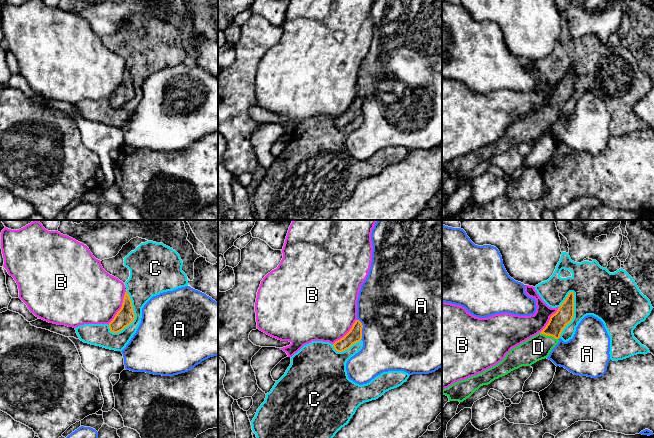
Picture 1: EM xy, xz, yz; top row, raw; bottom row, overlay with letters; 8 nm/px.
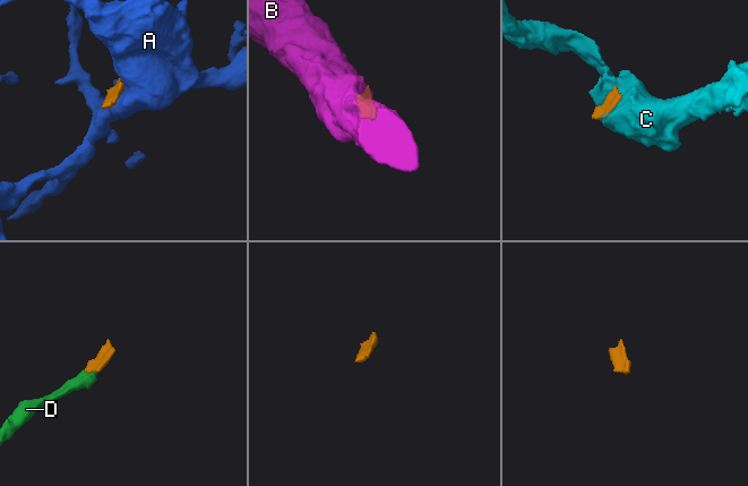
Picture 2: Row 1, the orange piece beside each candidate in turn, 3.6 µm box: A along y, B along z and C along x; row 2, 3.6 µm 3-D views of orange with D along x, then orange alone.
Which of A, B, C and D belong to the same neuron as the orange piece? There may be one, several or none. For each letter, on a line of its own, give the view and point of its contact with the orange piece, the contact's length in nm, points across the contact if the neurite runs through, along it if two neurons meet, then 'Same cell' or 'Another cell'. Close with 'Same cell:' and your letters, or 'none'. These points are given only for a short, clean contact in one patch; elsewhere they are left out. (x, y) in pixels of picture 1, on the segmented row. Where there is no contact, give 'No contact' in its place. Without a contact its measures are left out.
A: Touches orange at xz (361, 329). Shared border 170 nm. Boundary: xz (357, 319), (362, 325), (361, 339). Another cell
B: Touches orange at xy (121, 308). Shared border 300 nm. Another cell
C: Touches orange at yz (573, 314). Shared border 400 nm. Another cell
D: Touches orange at yz (549, 335). Shared border 160 nm. Path across: yz (565, 313), (549, 335), (538, 347). Same cell
Same cell: D

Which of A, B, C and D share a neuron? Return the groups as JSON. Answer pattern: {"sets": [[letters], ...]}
{"sets": [["A"], ["B"], ["C"], ["D"]]}

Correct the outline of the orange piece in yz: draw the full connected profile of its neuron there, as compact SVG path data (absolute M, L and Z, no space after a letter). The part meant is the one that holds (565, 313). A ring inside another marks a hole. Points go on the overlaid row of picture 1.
M570 292L540 333L512 348L497 365L475 376L455 382L443 389L442 394L449 398L449 402L463 402L481 386L488 385L495 379L522 366L531 366L537 361L547 358L558 344L563 329L572 321L573 317L574 293Z

